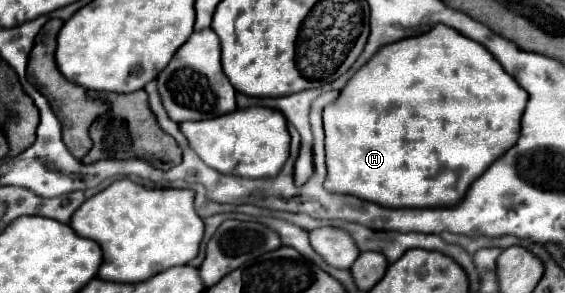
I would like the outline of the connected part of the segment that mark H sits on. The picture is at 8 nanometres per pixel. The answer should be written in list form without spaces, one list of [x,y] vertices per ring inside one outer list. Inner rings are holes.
[[[437,24],[429,32],[397,40],[393,44],[383,46],[377,50],[377,54],[363,64],[351,80],[345,84],[345,88],[339,92],[339,96],[323,108],[323,124],[325,124],[325,154],[327,154],[327,178],[325,188],[329,192],[339,194],[357,194],[359,198],[365,198],[369,202],[377,202],[381,206],[389,208],[433,208],[433,206],[455,206],[463,196],[469,184],[473,184],[509,146],[513,146],[519,138],[519,120],[525,110],[529,94],[517,84],[515,78],[511,78],[503,66],[495,60],[495,56],[475,40],[459,34],[457,30]]]

